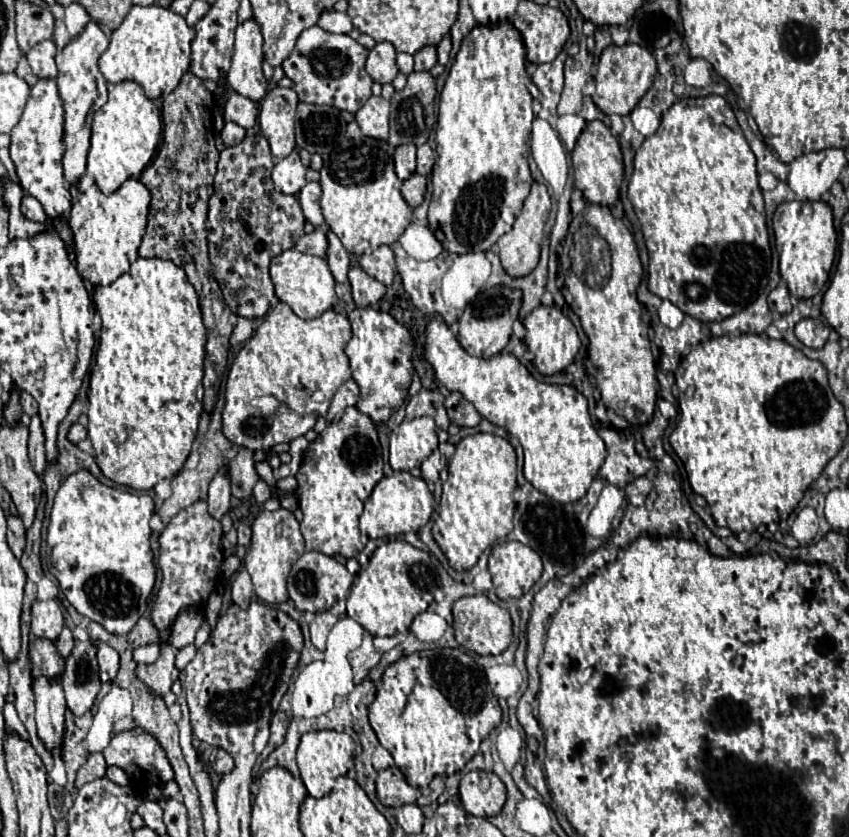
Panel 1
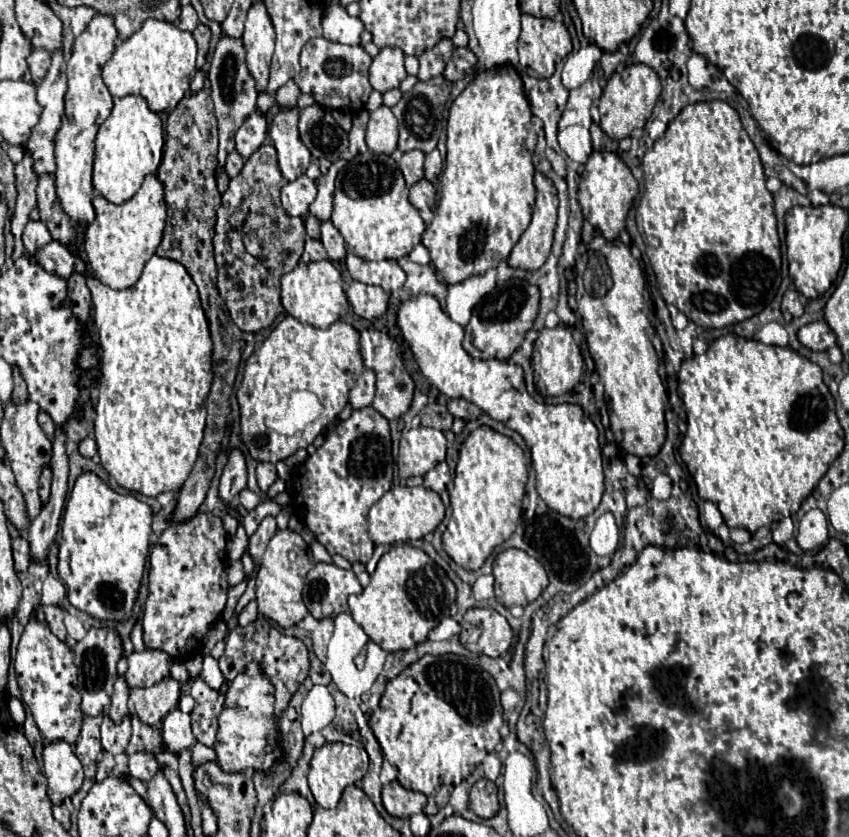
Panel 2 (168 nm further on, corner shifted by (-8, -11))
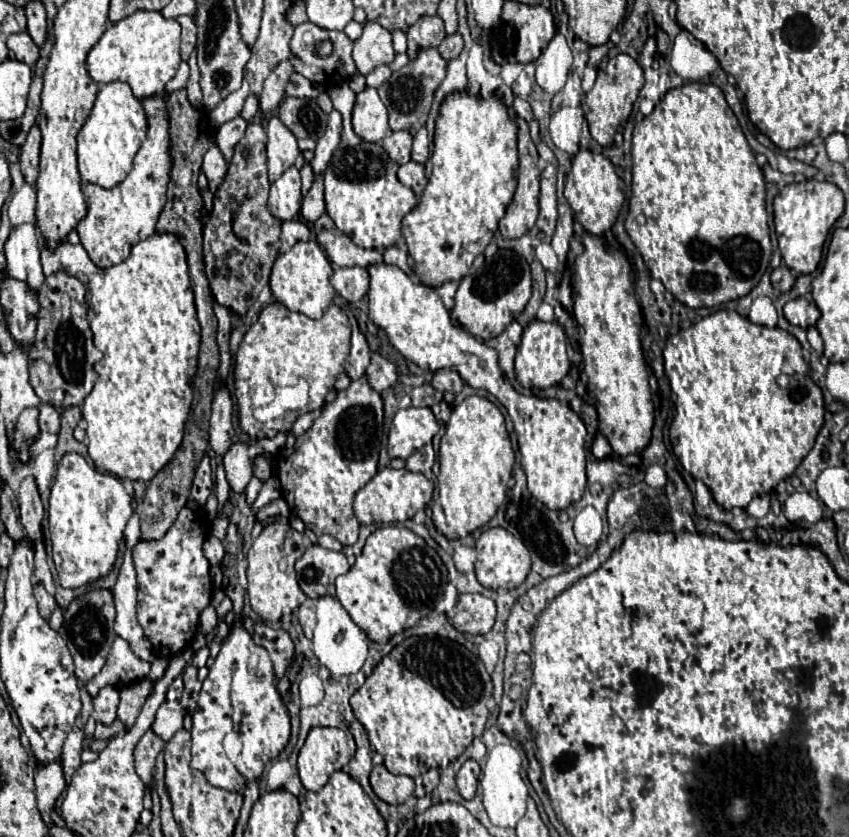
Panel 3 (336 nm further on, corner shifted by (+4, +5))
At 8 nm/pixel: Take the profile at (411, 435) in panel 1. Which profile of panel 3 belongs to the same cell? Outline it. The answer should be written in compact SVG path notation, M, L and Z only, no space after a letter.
M405 408L399 410L393 418L393 424L389 428L389 456L391 458L403 458L407 460L415 450L431 444L431 438L439 432L439 424L431 412L431 408Z

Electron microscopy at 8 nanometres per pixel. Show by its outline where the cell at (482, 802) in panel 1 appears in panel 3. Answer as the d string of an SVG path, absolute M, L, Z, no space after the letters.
M467 760L461 766L461 770L457 772L457 788L459 788L459 794L465 800L475 798L475 790L477 790L477 784L479 784L479 774L481 774L481 768L475 760Z

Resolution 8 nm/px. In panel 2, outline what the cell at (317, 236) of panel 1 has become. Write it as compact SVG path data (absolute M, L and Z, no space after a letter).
M307 236L307 240L305 240L305 252L303 252L303 256L301 256L301 260L303 262L315 262L315 260L325 260L327 258L327 250L323 248L323 244L319 242L319 240L313 240L313 238L309 238Z

